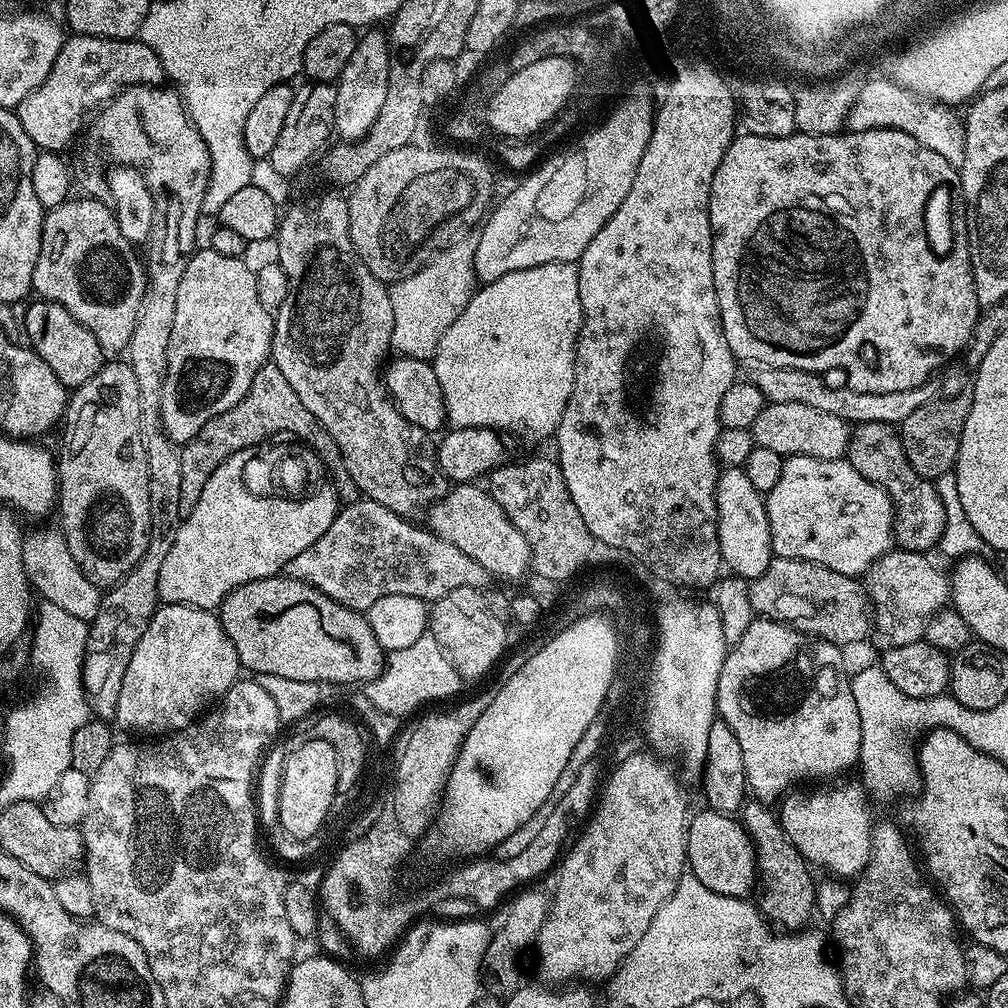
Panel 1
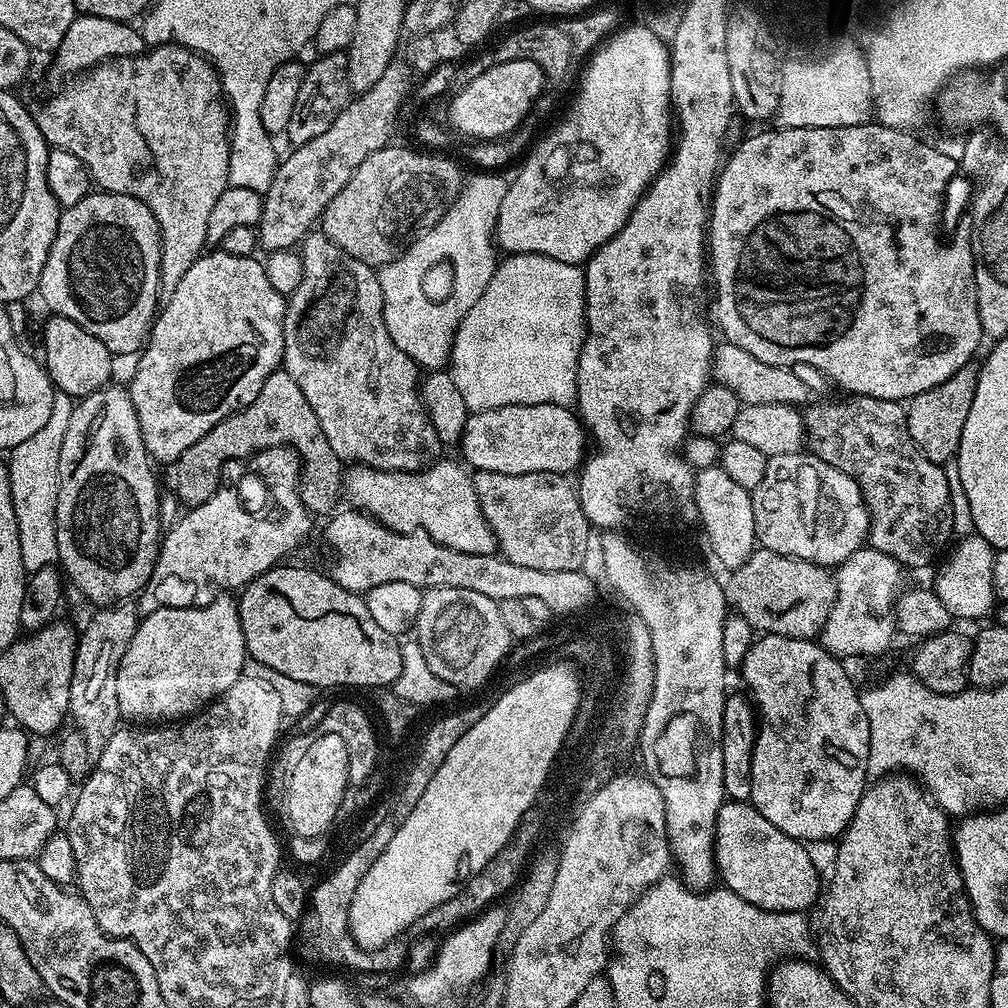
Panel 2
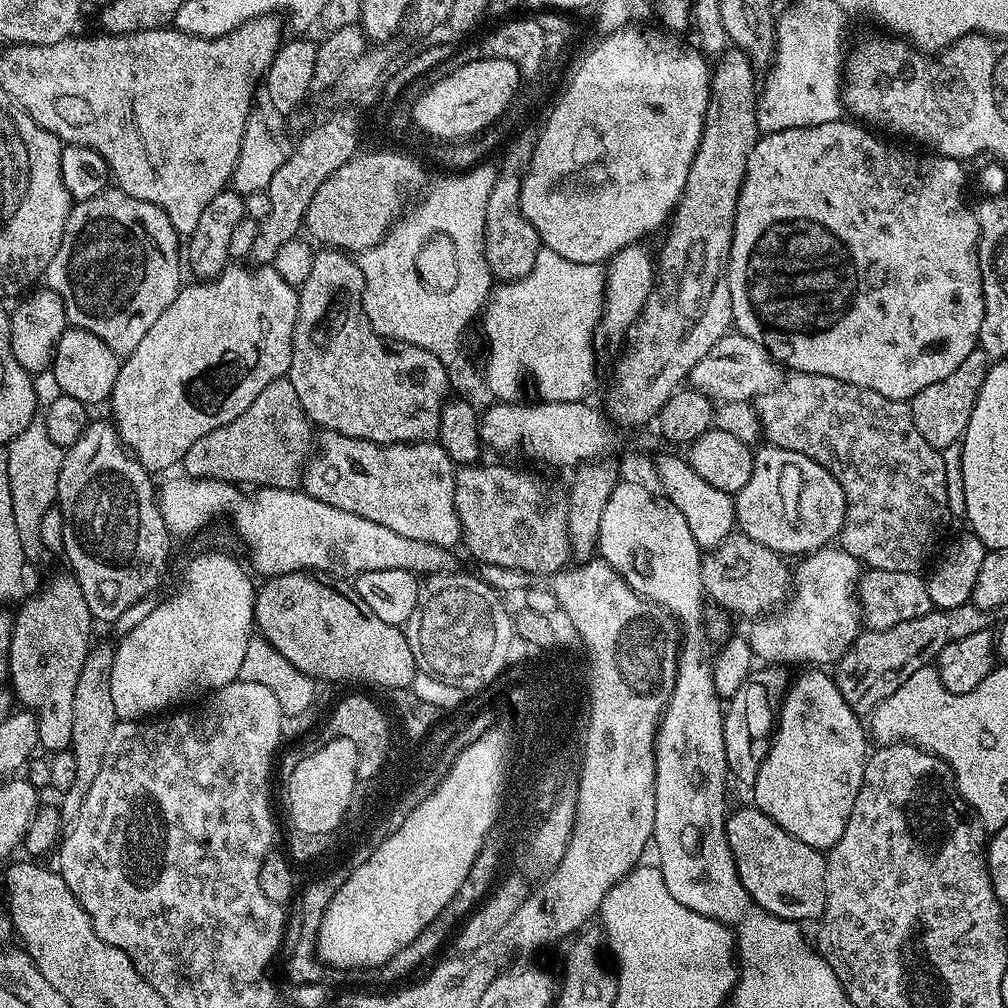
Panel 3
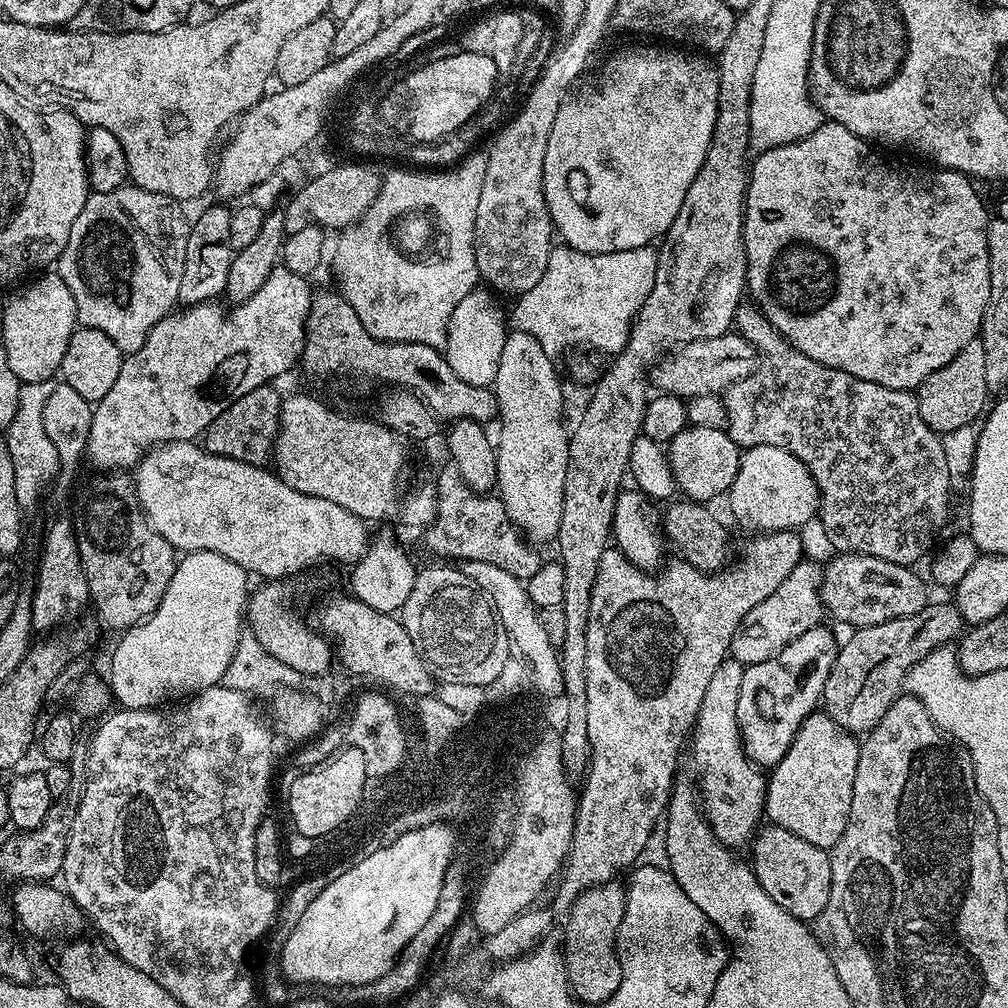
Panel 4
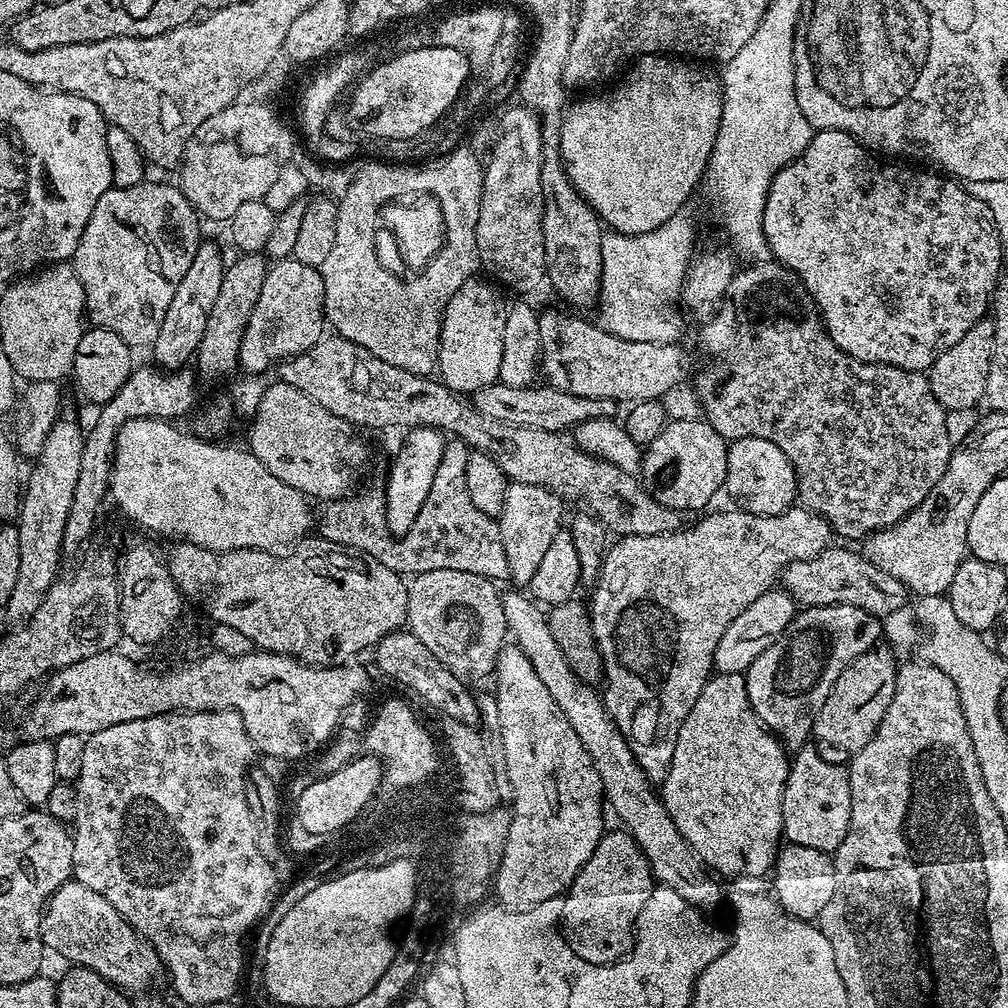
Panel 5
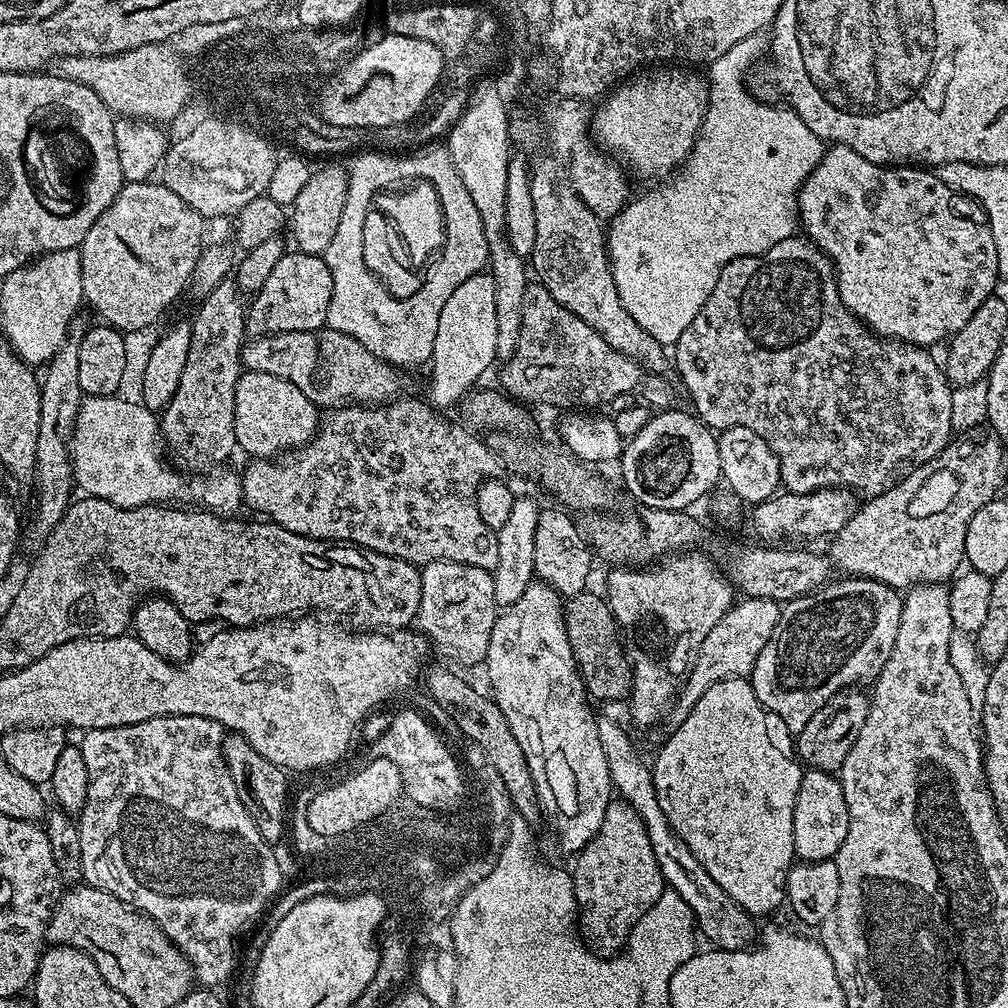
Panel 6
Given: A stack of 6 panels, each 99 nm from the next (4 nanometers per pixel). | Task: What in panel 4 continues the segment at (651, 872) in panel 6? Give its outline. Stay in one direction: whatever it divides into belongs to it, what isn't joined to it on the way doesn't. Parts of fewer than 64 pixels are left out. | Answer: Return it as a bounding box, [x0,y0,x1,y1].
[562,882,628,1006]

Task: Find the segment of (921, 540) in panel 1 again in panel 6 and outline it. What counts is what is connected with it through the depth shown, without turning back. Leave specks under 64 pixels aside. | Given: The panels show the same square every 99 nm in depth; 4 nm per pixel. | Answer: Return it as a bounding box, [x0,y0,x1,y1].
[674,234,954,498]

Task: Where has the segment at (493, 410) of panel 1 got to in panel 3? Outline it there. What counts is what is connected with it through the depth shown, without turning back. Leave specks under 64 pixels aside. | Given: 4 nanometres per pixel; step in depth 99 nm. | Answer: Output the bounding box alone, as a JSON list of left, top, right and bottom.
[482,247,605,402]

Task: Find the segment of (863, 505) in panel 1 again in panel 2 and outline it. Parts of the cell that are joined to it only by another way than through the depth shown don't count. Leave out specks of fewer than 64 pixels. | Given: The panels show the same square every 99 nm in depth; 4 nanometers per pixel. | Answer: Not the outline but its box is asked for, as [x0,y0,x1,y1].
[751,451,868,570]

